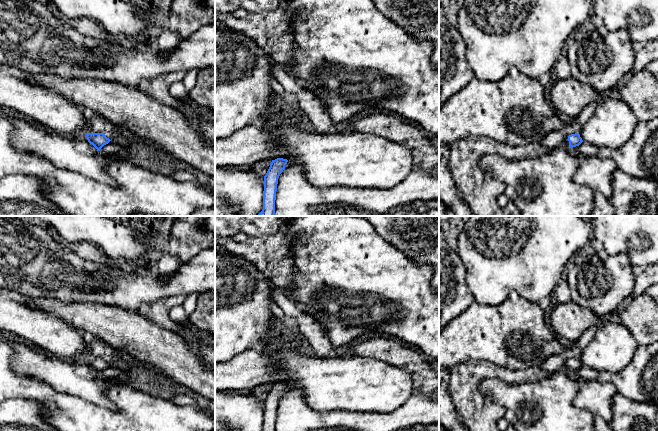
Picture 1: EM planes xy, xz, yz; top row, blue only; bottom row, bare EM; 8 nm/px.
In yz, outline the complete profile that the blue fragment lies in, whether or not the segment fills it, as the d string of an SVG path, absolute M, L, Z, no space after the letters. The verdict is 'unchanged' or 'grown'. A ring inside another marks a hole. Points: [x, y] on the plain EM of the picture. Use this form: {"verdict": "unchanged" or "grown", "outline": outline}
{"verdict": "grown", "outline": "M575 357L565 361L564 369L569 372L573 372L579 370L582 366L583 364L580 361L579 357Z"}

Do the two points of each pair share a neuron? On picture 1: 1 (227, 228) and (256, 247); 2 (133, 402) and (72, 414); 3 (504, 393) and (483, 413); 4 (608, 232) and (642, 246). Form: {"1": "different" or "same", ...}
{"1": "different", "2": "same", "3": "different", "4": "same"}

